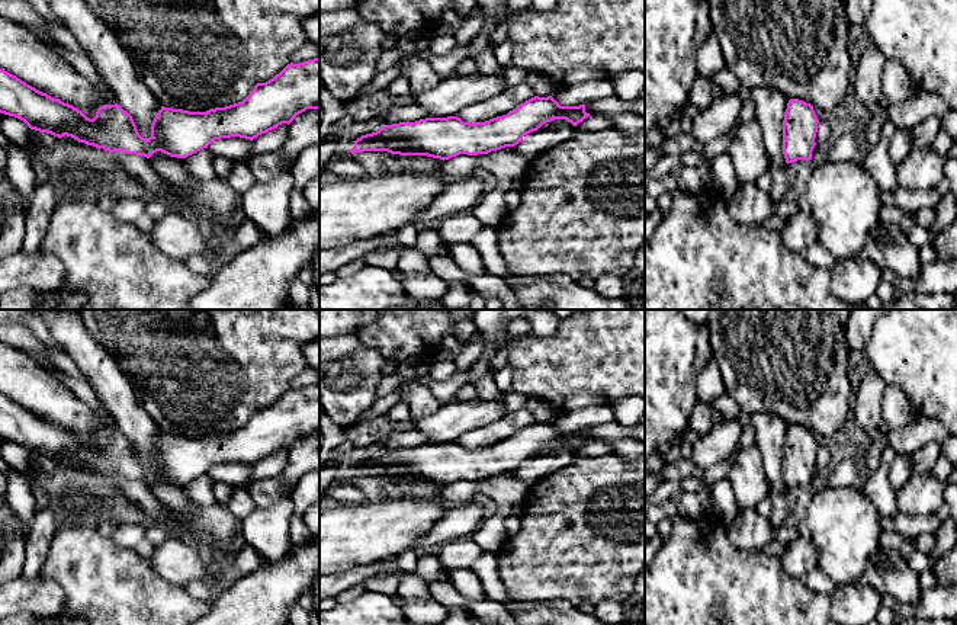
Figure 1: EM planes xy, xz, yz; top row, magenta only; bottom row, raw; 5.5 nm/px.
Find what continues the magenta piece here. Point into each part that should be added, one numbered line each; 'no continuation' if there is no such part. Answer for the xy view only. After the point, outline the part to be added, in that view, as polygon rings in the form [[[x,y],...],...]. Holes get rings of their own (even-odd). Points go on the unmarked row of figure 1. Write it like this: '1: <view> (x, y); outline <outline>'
no continuation

